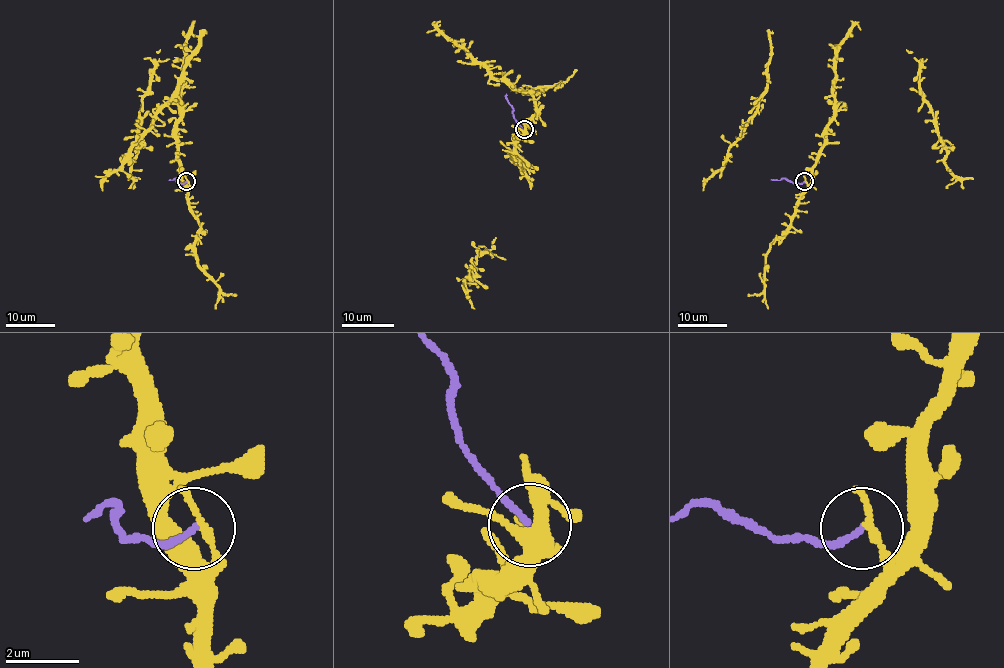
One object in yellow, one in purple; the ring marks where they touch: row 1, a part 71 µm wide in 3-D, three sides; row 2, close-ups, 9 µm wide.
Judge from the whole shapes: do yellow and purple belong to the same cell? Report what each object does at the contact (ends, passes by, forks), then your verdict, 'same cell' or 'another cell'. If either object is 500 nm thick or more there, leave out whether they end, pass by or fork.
yellow ends | purple ends | another cell

